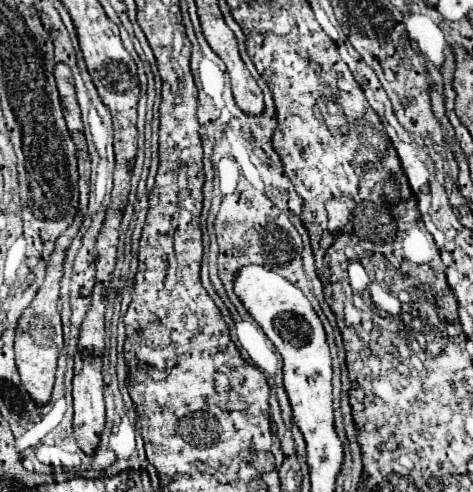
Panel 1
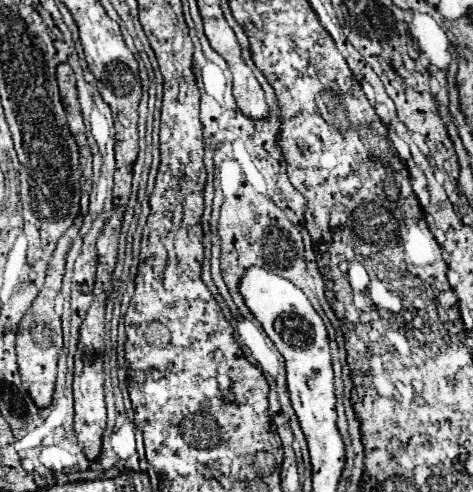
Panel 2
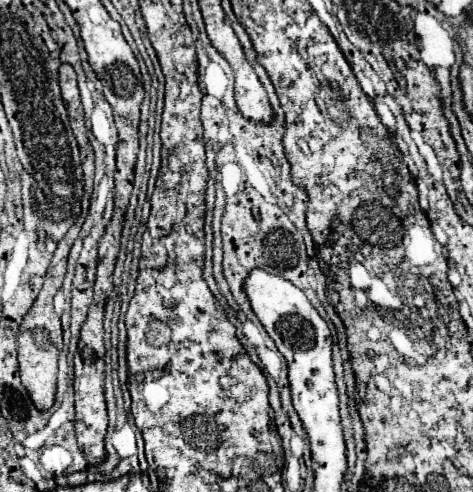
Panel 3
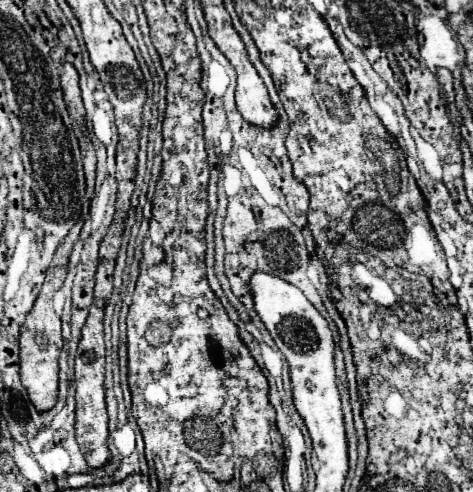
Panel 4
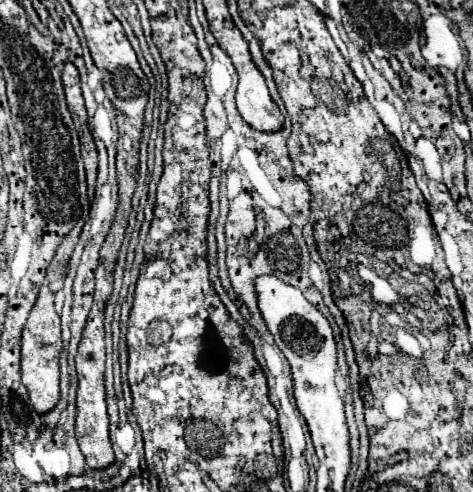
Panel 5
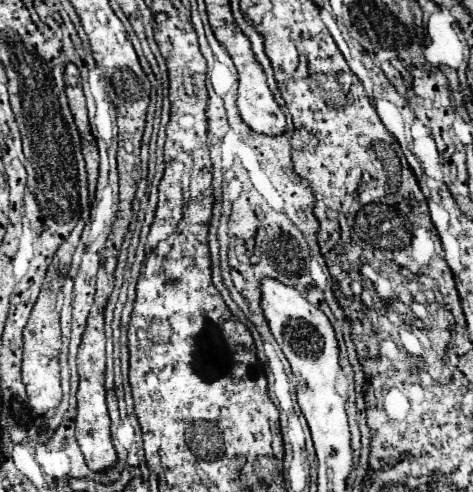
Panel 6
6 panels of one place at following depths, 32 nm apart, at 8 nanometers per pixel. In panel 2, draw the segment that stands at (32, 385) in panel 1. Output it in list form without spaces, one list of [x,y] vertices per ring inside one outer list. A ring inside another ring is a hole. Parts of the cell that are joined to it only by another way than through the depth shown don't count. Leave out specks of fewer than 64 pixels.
[[[74,222],[66,234],[58,240],[58,246],[52,254],[52,260],[46,270],[46,282],[42,290],[38,292],[36,300],[32,302],[30,310],[24,314],[20,326],[18,326],[18,338],[16,338],[16,352],[18,352],[18,366],[20,366],[20,376],[22,384],[32,396],[34,404],[38,408],[46,408],[52,404],[52,394],[54,394],[54,384],[56,384],[56,362],[58,354],[62,350],[62,326],[60,326],[60,316],[54,312],[54,298],[60,292],[62,286],[62,276],[64,276],[64,264],[66,264],[66,254],[78,236],[82,222]]]

